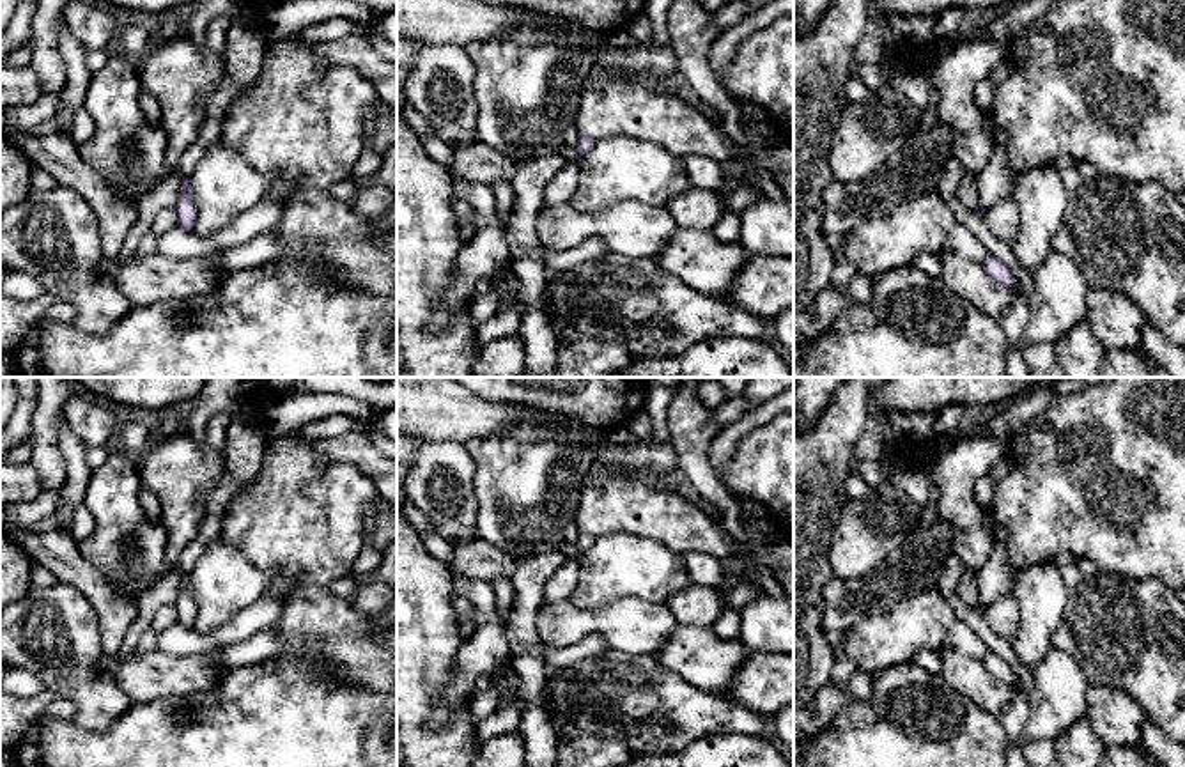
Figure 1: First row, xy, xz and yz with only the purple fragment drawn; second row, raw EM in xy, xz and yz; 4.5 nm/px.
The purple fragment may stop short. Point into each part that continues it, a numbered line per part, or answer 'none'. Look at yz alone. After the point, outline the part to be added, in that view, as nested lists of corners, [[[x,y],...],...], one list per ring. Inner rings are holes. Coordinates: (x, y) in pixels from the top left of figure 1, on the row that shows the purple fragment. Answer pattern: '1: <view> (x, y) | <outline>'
1: yz (994, 183) | [[[994,142],[990,161],[976,177],[976,188],[980,200],[987,209],[995,202],[1011,197],[1015,190],[1015,179],[1010,172],[1008,156],[1003,143]]]

